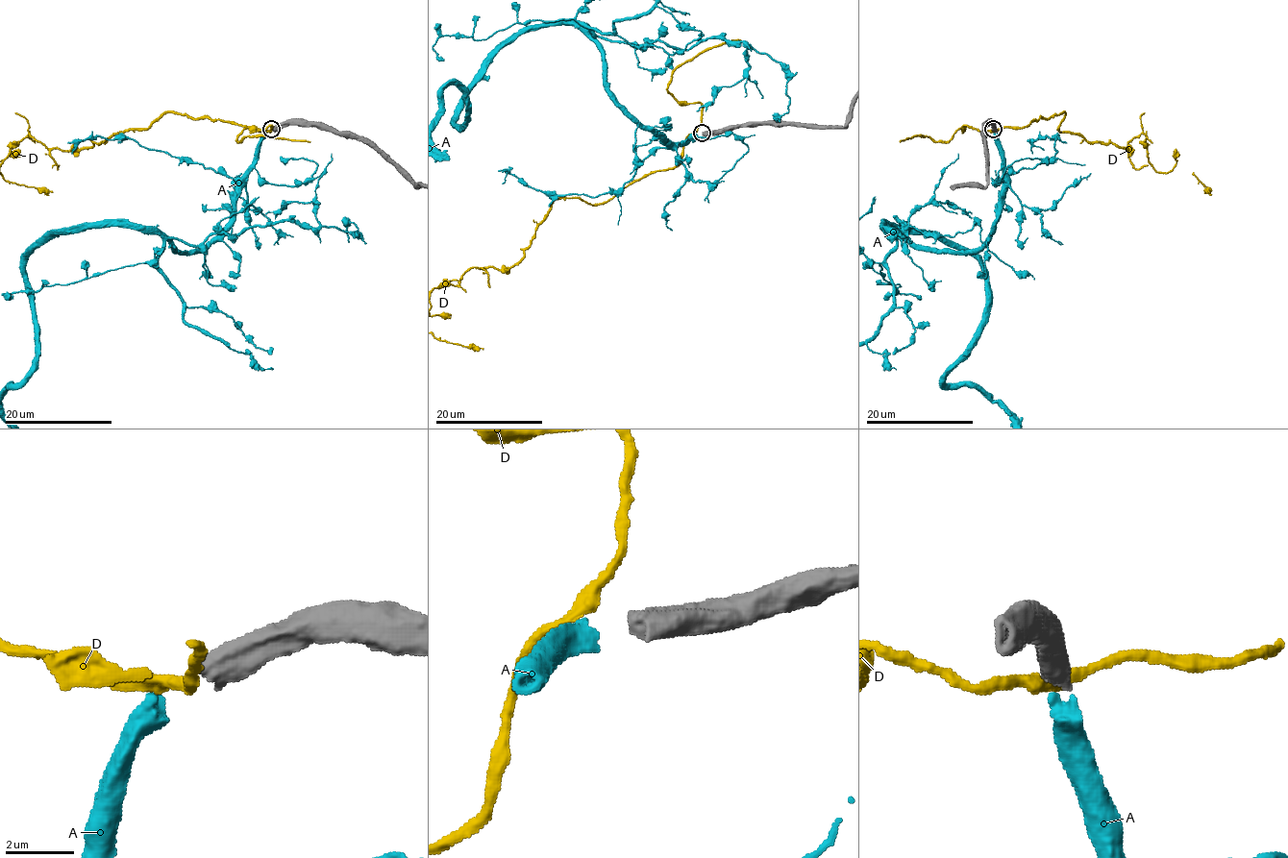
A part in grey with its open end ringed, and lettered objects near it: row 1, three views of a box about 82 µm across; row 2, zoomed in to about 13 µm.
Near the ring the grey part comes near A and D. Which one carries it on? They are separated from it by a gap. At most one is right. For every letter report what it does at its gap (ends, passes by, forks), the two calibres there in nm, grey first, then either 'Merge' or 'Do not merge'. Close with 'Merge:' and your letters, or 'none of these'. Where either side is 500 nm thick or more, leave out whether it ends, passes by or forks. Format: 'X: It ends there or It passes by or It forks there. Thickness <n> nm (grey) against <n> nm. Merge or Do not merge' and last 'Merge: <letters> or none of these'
A: Thickness 650 nm (grey) against 480 nm. Merge
D: Thickness 650 nm (grey) against 380 nm. Do not merge
Merge: A

